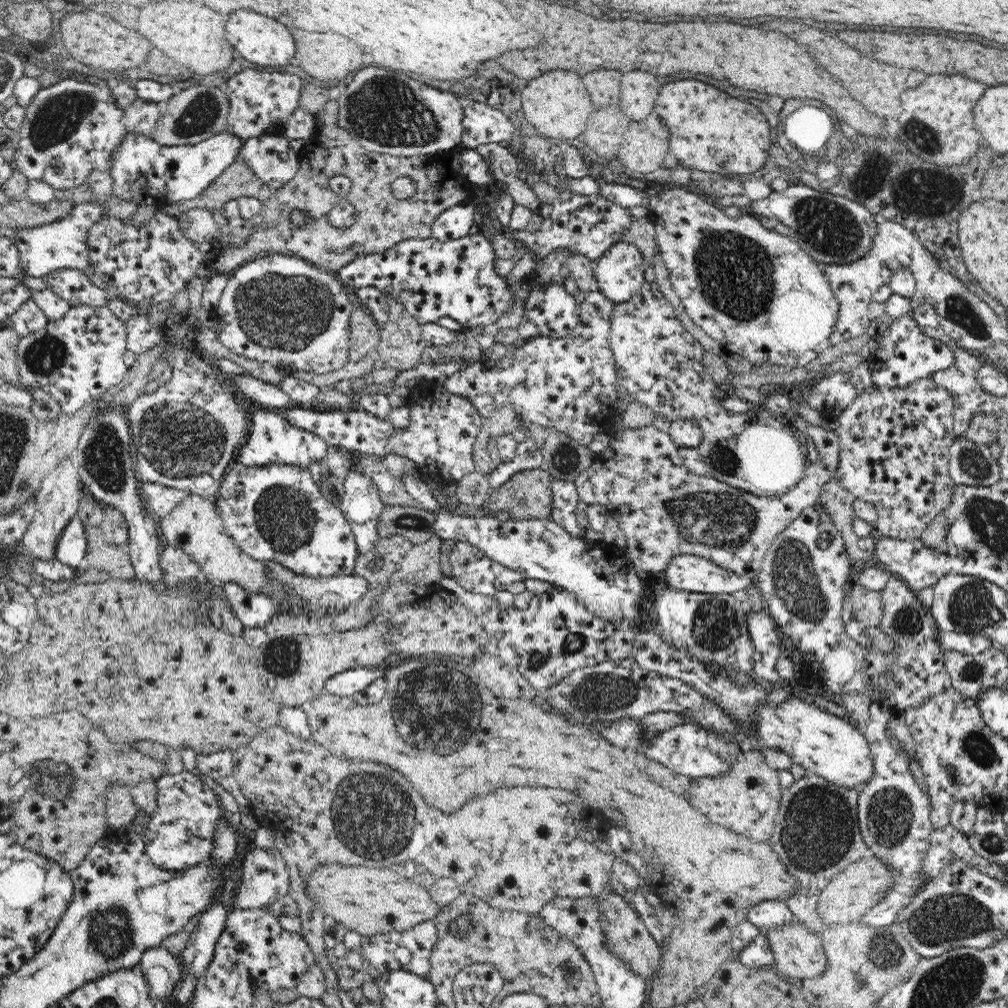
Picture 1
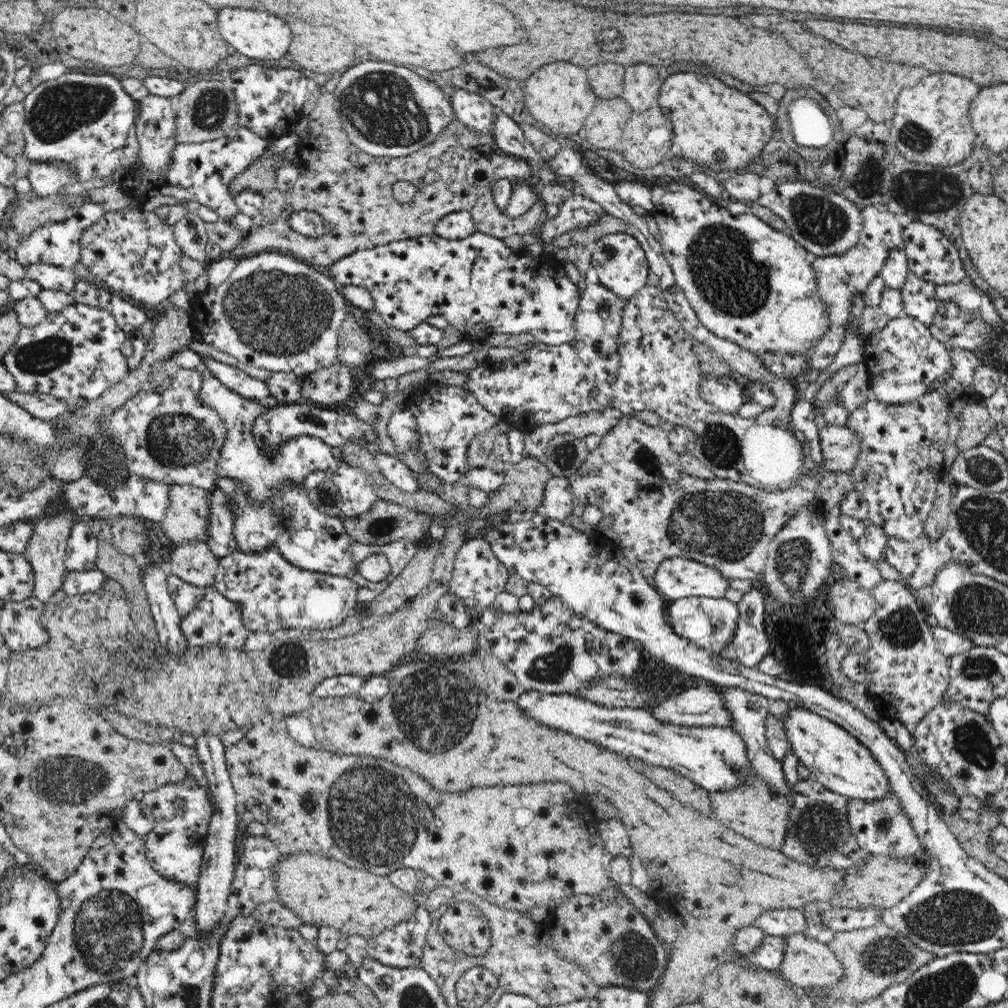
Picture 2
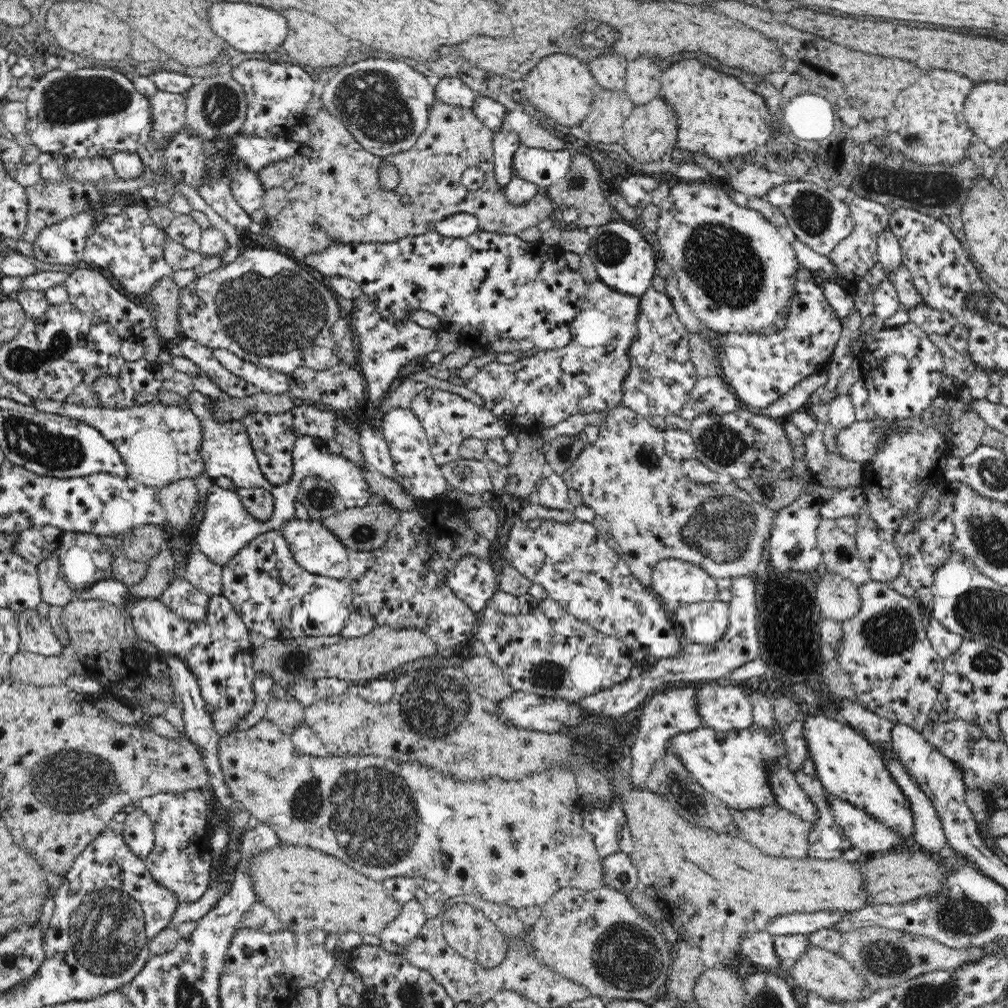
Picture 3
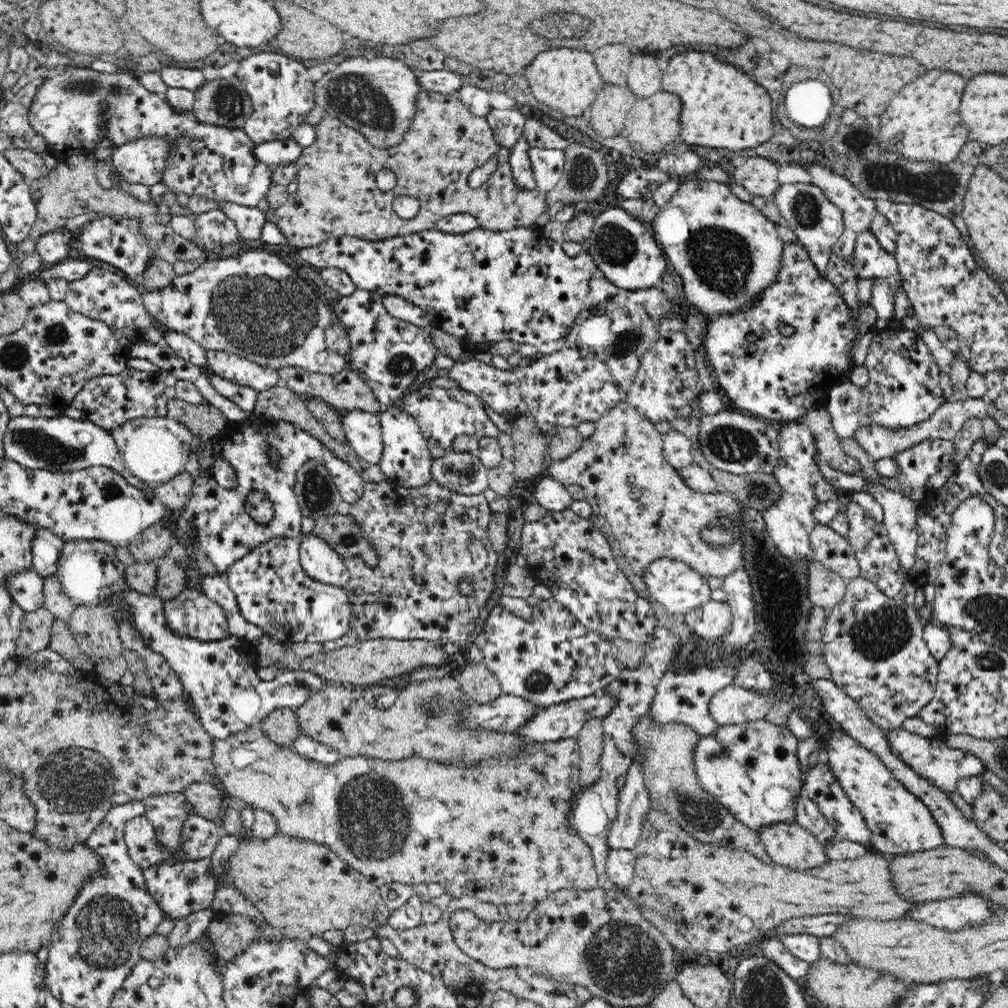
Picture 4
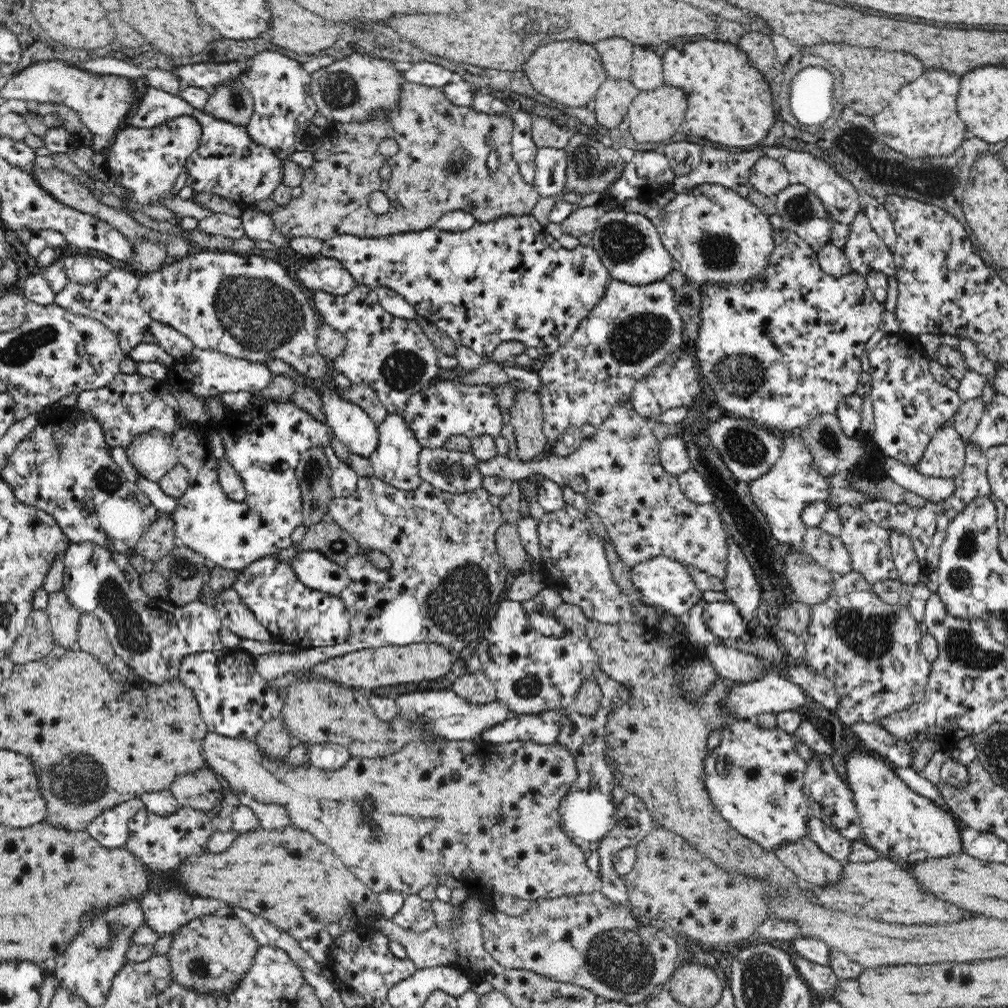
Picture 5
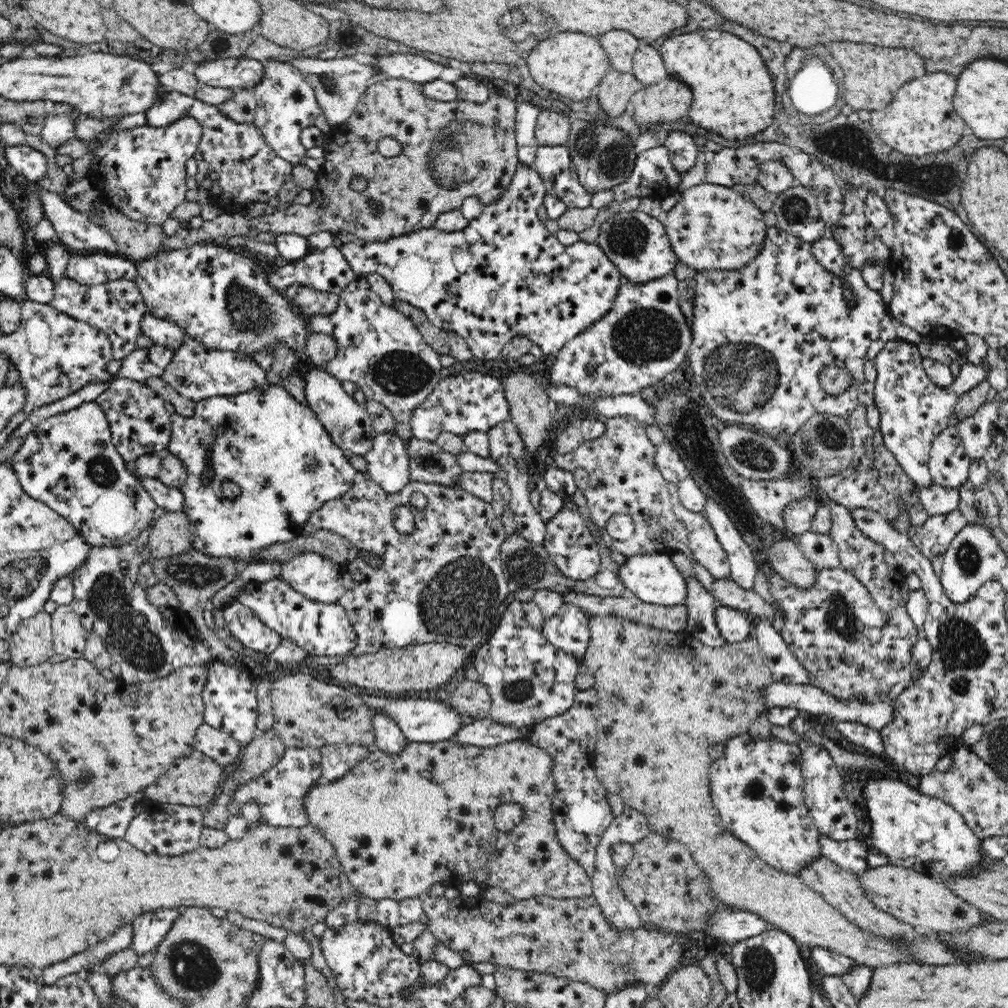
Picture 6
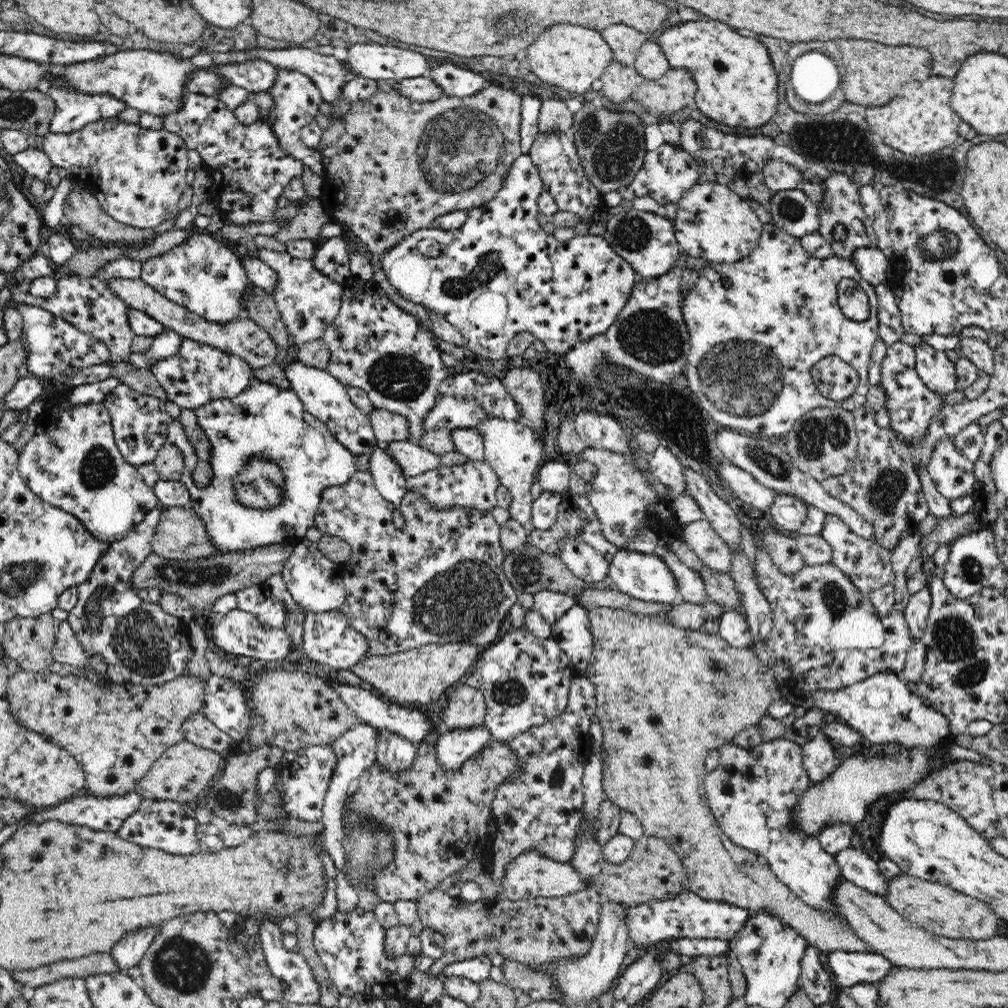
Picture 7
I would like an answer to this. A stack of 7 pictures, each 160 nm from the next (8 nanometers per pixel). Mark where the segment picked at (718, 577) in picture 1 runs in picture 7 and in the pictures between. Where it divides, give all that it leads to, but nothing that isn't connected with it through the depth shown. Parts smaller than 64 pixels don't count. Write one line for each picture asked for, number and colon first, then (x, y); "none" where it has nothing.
2: (677, 577)
3: (676, 582)
4: (680, 589)
5: (663, 581)
6: (653, 578)
7: (647, 577)

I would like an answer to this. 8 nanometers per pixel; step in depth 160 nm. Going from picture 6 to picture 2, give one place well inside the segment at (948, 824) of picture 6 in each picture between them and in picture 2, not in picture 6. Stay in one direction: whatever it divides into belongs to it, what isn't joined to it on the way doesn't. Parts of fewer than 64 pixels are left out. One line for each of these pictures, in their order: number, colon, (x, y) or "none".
2: (838, 762)
3: (849, 768)
4: (900, 823)
5: (901, 825)

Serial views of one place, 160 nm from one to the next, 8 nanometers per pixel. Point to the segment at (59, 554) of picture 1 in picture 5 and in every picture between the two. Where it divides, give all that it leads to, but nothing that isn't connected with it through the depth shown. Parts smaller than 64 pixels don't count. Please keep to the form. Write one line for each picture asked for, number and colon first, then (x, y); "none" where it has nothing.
2: (82, 545)
3: (84, 559)
4: (89, 570)
5: (96, 579)

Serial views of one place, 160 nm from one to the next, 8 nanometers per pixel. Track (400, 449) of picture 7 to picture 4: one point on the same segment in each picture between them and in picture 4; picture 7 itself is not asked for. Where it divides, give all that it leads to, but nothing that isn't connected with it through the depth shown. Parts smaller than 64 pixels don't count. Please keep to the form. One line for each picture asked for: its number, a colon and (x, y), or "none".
4: (462, 472)
5: (454, 471)
6: (430, 464)

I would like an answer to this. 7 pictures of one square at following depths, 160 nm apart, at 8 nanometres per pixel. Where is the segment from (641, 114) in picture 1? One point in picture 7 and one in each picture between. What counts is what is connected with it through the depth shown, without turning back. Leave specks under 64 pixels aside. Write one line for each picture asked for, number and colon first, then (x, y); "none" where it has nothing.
2: (641, 83)
3: (642, 79)
4: (644, 77)
5: (646, 74)
6: (648, 67)
7: (651, 62)

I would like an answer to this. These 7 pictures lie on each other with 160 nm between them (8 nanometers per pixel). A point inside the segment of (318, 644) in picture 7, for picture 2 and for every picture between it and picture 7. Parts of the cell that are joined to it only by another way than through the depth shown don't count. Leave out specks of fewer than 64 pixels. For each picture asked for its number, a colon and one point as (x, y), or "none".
2: (272, 593)
3: (275, 596)
4: (272, 591)
5: (295, 614)
6: (321, 628)

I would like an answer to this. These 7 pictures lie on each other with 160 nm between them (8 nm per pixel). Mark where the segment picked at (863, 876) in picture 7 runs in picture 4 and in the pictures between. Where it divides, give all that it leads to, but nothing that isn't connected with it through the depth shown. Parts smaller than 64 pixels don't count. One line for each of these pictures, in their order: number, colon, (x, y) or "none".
4: (807, 814)
5: (825, 837)
6: (851, 855)

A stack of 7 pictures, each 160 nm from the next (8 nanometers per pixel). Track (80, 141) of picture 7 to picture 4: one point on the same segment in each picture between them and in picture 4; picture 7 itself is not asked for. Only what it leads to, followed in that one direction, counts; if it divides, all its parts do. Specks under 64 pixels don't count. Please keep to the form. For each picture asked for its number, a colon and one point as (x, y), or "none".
4: (141, 161)
5: (147, 162)
6: (142, 171)

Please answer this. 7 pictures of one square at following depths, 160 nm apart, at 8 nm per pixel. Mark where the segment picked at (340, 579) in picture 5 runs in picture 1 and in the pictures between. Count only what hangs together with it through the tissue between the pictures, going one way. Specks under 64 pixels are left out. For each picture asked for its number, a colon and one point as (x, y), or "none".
1: (276, 512)
2: (288, 521)
3: (318, 550)
4: (321, 562)

